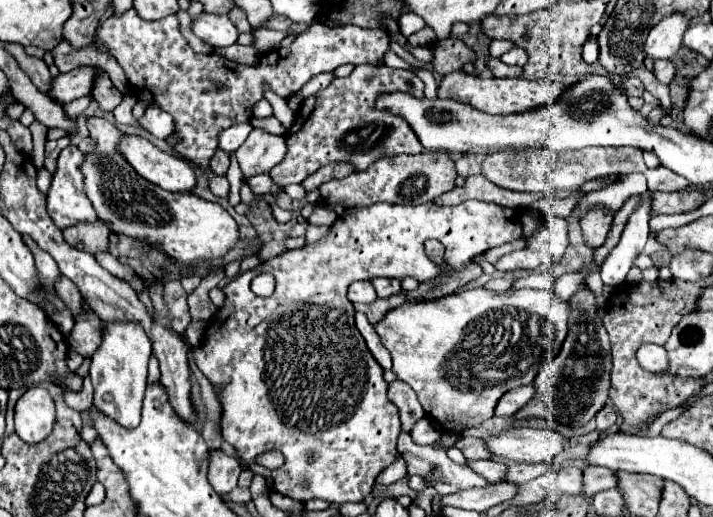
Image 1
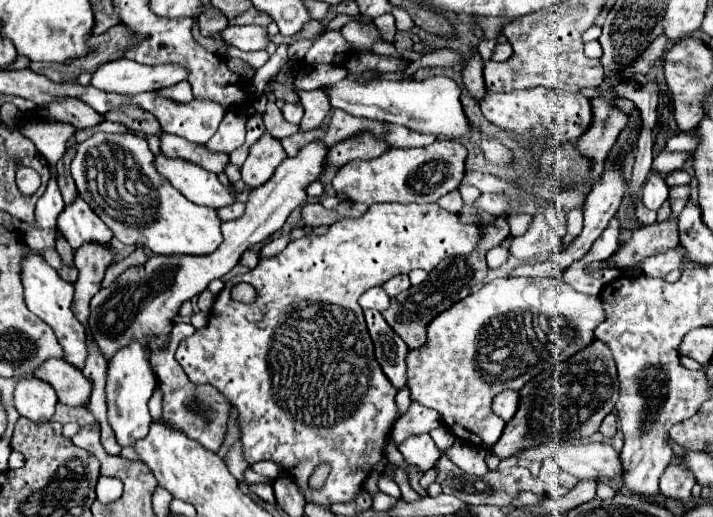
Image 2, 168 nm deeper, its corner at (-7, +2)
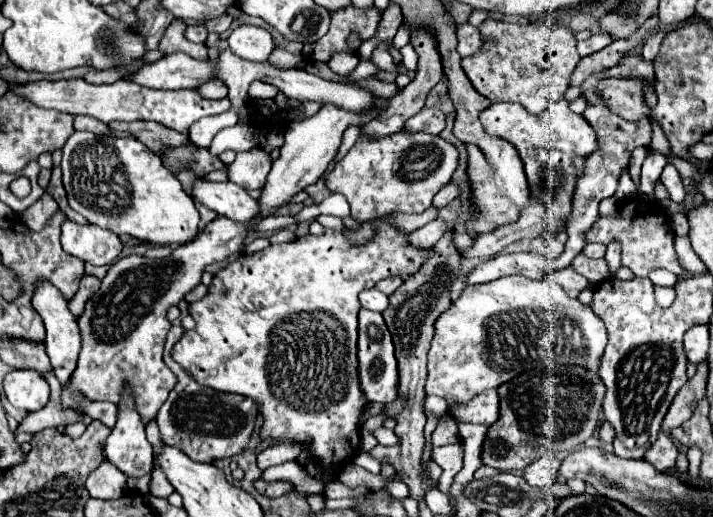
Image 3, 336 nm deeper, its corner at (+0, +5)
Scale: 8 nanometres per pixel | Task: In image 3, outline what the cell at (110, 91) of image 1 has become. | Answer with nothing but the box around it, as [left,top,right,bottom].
[110,120,188,154]

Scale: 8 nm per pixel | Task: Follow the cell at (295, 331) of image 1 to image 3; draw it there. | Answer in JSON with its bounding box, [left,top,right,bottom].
[172,216,434,476]

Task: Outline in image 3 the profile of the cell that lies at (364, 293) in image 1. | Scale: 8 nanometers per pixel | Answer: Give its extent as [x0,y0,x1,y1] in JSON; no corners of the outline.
[358,288,388,312]

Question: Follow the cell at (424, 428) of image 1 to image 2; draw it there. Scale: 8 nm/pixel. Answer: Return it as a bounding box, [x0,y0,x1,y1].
[397,433,441,473]

